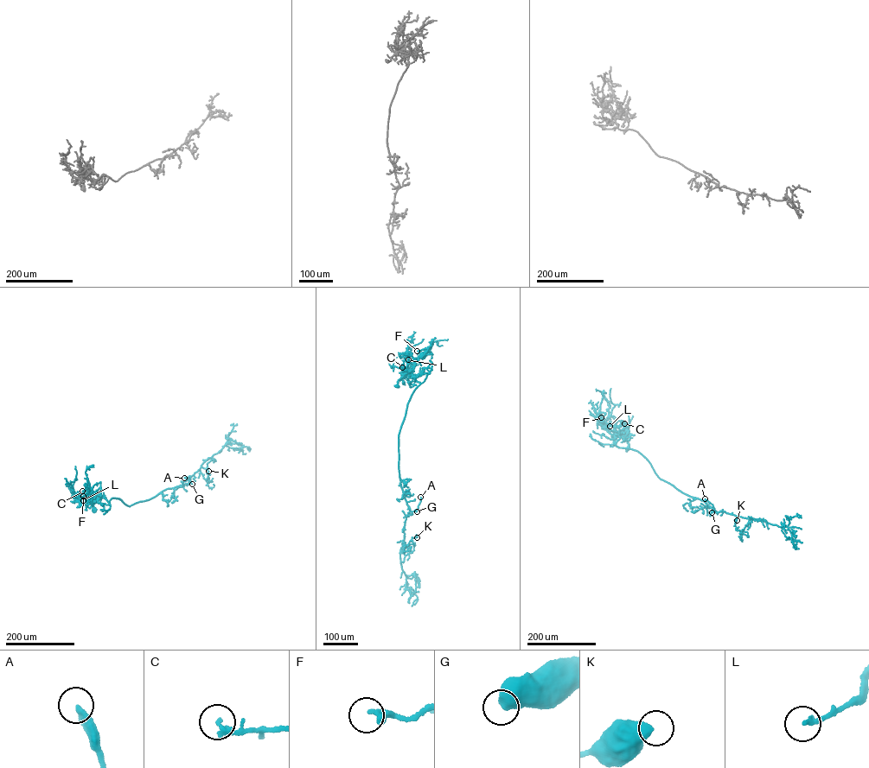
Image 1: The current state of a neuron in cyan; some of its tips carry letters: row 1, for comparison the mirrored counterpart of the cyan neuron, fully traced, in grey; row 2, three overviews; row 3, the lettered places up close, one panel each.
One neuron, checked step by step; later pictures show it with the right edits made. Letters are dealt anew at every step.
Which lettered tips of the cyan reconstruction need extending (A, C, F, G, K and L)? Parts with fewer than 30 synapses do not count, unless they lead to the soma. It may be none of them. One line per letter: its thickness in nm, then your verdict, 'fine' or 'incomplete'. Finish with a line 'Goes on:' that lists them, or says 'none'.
A: 360 nm | fine
C: 200 nm | fine
F: 180 nm | fine
G: 650 nm | fine
K: 550 nm | fine
L: 200 nm | fine
Goes on: none

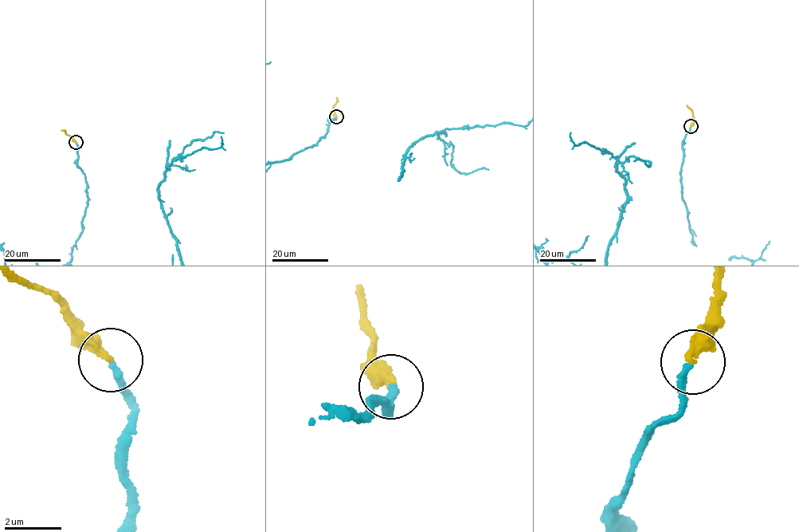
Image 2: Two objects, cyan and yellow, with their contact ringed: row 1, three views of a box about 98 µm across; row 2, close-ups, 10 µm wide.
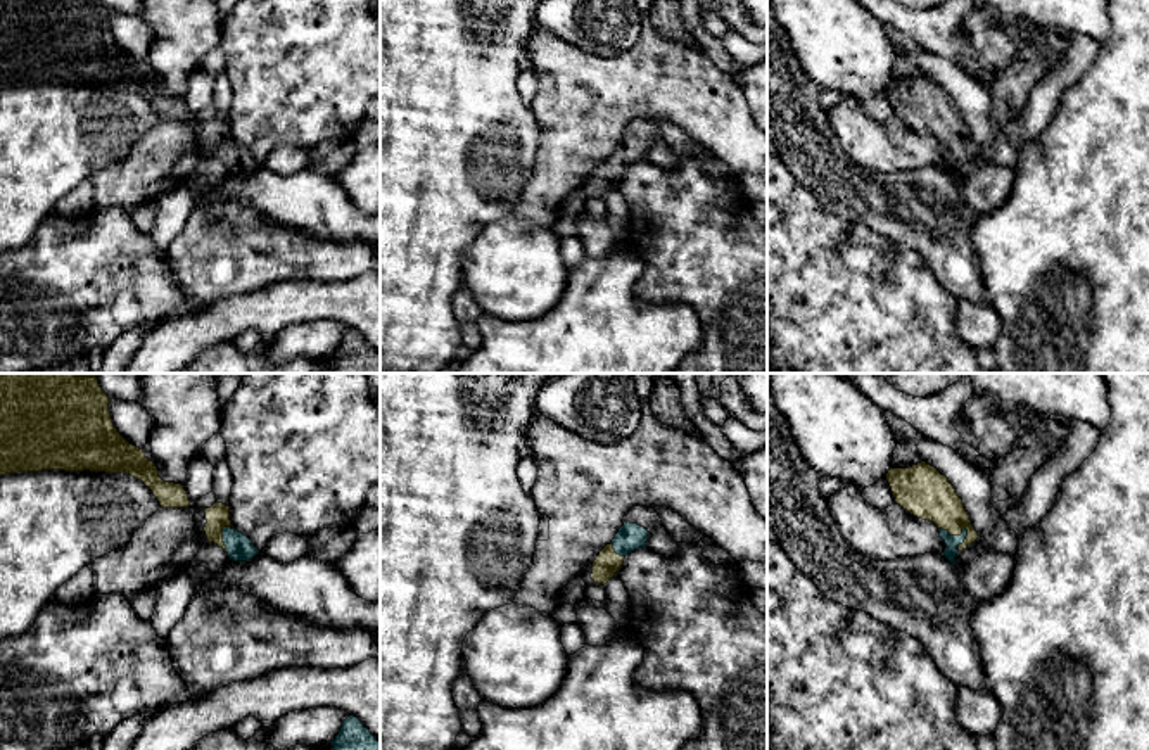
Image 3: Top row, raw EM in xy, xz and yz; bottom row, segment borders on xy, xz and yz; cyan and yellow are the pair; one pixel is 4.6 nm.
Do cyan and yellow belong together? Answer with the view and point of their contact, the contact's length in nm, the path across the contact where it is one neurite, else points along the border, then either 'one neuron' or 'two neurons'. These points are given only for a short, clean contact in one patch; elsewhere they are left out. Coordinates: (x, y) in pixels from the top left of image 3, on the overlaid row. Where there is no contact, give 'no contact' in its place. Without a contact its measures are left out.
meets cyan in yz at (963, 531); contact 150 nm long; runs through yz (951, 552), (963, 531), (925, 493); one neuron

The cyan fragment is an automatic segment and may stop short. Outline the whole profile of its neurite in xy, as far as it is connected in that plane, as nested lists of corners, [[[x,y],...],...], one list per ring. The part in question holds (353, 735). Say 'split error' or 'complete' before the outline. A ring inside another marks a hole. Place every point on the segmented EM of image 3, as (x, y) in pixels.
complete; [[[349,715],[330,743],[333,750],[380,750],[380,741],[354,715]]]

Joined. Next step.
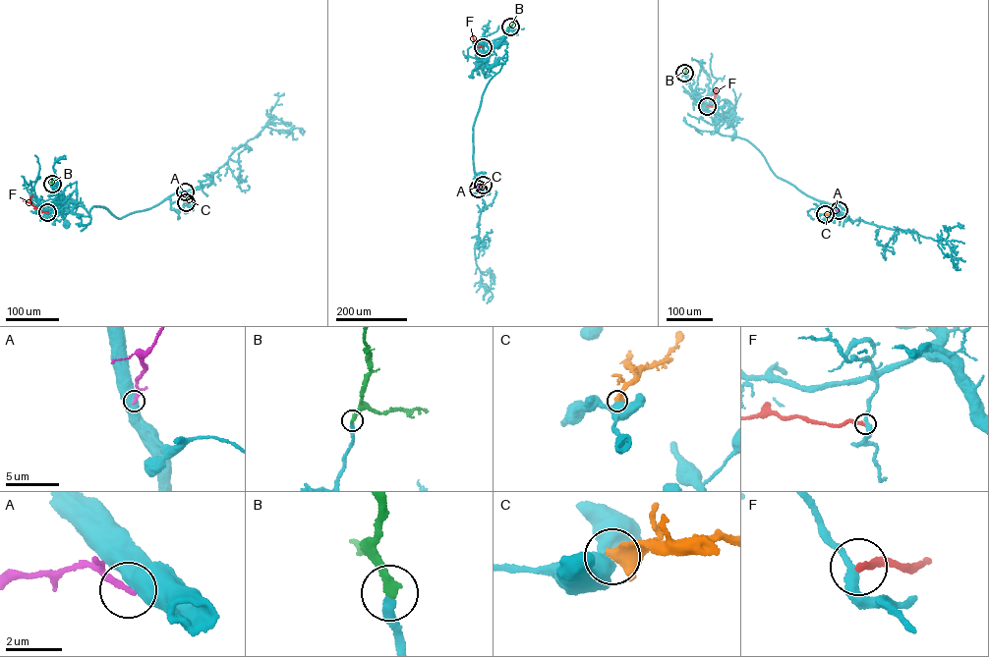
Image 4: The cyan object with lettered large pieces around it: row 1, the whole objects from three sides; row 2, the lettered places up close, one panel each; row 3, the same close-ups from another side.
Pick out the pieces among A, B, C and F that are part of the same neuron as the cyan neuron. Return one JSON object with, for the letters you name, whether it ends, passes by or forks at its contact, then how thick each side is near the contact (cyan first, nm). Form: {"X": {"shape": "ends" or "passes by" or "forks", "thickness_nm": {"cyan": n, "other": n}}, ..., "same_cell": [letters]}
{"B": {"shape": "ends", "thickness_nm": {"cyan": 240, "other": 320}}, "same_cell": ["B"]}

